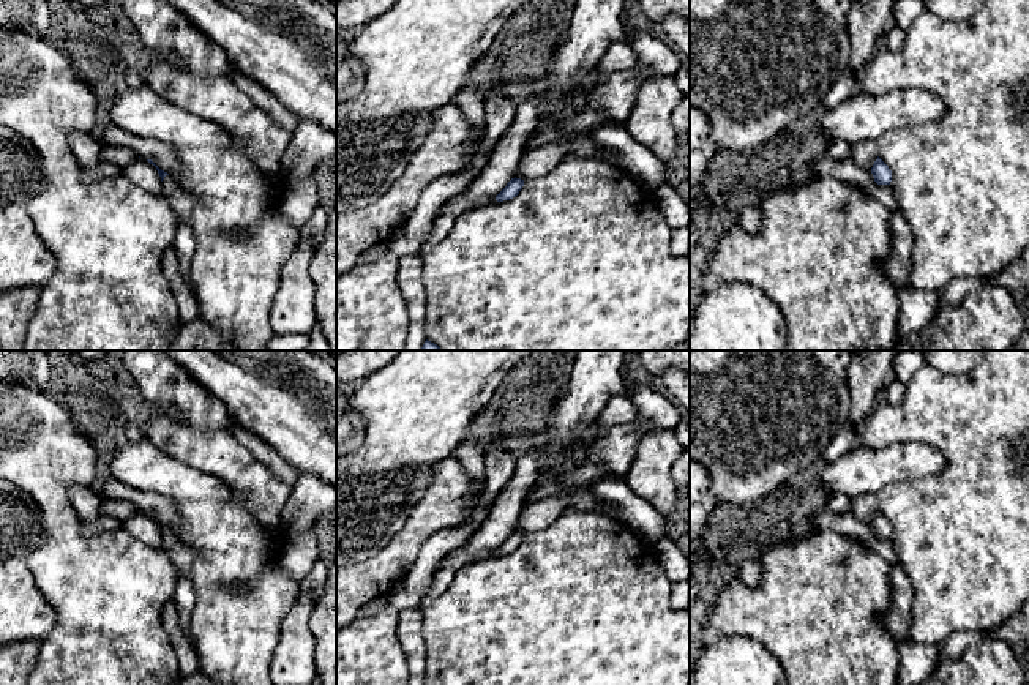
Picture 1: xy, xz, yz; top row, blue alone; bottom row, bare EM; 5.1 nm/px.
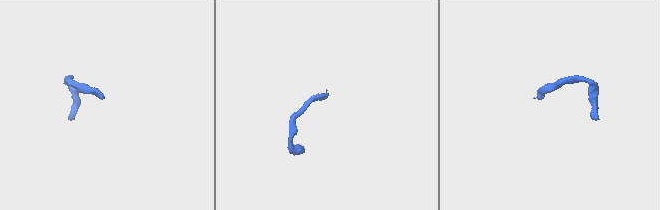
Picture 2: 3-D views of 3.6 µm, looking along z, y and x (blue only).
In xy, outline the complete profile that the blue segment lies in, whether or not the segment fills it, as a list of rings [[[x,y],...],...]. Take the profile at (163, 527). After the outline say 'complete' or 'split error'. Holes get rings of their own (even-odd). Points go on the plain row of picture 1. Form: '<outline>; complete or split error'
[[[147,513],[147,515],[156,521],[167,552],[172,552],[174,549],[180,548],[175,532],[169,529],[167,526],[161,524],[152,513]]]; split error

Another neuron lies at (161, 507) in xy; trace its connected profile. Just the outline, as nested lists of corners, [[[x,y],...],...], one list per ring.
[[[114,478],[101,481],[95,489],[103,499],[120,499],[134,503],[140,511],[152,513],[161,524],[172,530],[180,521],[180,515],[172,499],[159,492],[134,489]]]

